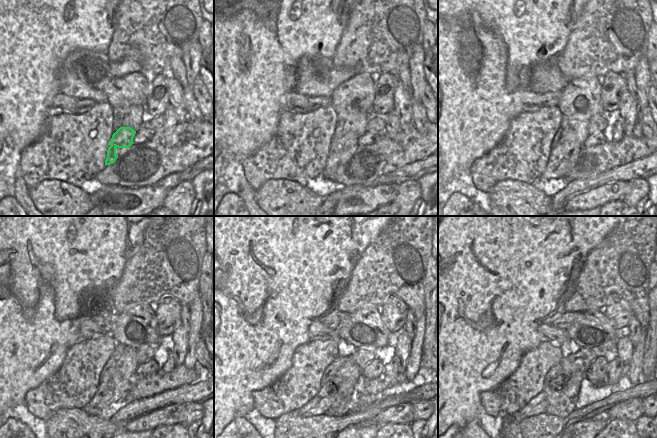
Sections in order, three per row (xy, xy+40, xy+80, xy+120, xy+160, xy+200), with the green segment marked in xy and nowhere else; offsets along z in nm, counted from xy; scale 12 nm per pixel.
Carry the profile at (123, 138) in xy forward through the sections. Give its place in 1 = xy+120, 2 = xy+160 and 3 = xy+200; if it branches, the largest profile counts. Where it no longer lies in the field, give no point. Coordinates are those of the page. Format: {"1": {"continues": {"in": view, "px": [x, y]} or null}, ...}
{"1": {"continues": {"in": "xy+120", "px": [109, 391]}}, "2": {"continues": {"in": "xy+160", "px": [331, 393]}}, "3": {"continues": {"in": "xy+200", "px": [550, 395]}}}

